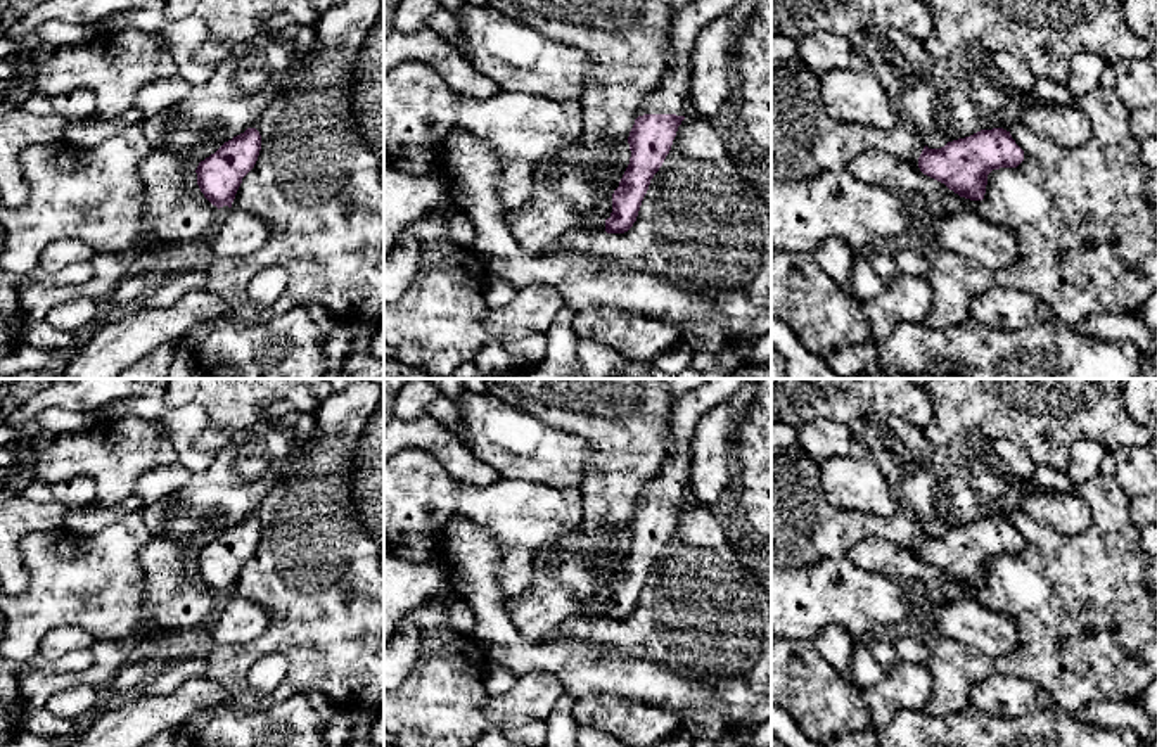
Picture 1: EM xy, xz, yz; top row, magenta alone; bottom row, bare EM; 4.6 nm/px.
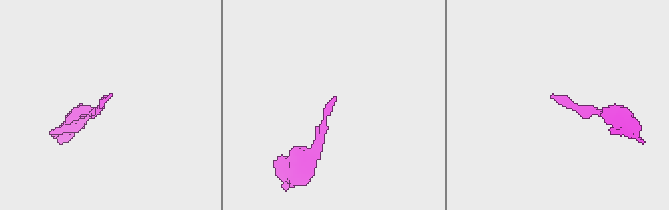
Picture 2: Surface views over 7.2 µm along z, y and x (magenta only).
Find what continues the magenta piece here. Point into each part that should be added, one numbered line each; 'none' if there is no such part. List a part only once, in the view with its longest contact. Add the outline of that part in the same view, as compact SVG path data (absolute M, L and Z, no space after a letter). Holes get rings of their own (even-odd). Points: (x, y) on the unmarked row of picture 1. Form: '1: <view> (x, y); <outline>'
1: xz (670, 485); M707 379L702 386L681 394L669 415L669 455L662 469L647 481L638 503L688 500L687 484L690 474L692 443L699 422L714 406L733 399L745 379Z

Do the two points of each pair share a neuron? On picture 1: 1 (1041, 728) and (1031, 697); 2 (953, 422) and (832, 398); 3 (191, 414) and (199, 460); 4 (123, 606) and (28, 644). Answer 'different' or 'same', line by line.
1: different
2: different
3: same
4: same

